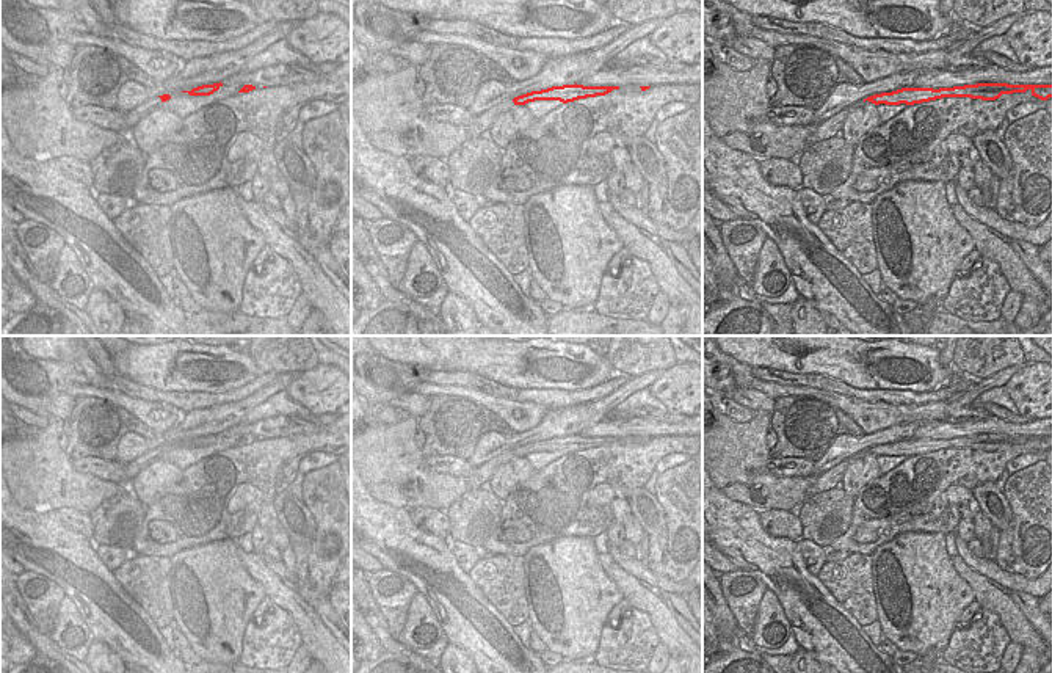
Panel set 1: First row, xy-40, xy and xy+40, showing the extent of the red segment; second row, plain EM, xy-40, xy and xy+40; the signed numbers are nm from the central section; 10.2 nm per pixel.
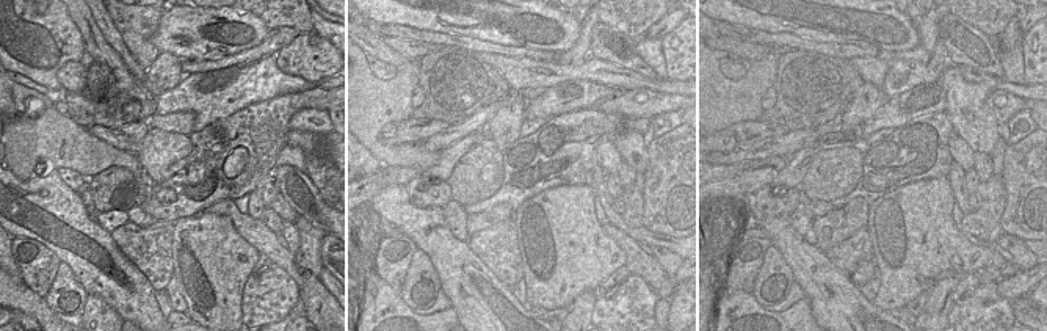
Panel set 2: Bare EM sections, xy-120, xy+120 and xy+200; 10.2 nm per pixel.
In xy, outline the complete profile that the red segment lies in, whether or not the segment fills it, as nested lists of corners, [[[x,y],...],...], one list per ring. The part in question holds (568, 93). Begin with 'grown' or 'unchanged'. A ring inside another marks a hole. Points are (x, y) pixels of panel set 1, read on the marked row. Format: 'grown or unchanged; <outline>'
grown; [[[563,85],[552,86],[541,91],[531,91],[514,99],[503,100],[502,104],[486,110],[481,113],[477,121],[466,127],[470,138],[483,136],[486,130],[491,129],[492,122],[500,113],[511,110],[514,105],[525,105],[535,100],[560,100],[563,104],[574,102],[579,99],[605,96],[613,89],[619,89],[619,86],[583,86],[583,85]]]

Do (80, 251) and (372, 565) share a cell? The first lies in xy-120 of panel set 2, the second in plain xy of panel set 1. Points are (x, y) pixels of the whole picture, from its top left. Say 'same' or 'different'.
different

